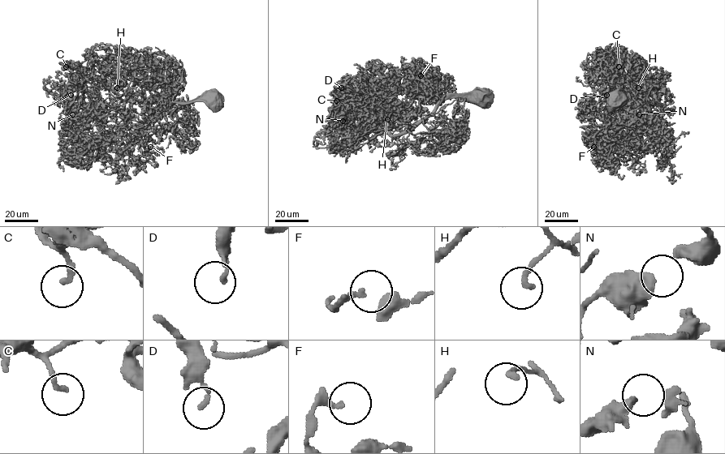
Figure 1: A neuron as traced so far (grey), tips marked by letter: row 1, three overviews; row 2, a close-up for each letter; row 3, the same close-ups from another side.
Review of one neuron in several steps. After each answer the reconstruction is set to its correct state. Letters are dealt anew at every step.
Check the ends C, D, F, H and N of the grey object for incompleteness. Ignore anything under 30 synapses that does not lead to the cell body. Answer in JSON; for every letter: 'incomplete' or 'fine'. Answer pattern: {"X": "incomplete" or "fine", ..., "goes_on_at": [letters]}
{"C": "fine", "D": "fine", "F": "fine", "H": "fine", "N": "fine", "goes_on_at": []}

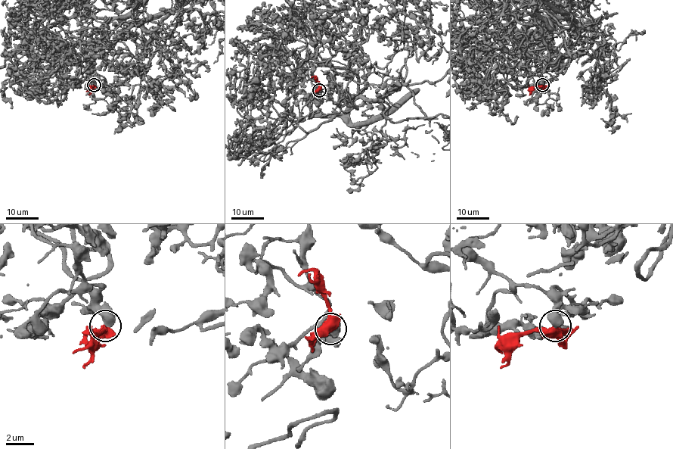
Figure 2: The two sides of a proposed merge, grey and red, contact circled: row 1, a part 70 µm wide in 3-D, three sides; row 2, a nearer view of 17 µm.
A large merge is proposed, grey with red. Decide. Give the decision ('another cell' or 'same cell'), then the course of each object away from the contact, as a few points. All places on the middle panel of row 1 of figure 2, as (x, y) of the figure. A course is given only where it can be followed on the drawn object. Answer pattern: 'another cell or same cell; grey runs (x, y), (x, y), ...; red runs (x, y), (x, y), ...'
another cell; grey runs (319, 90), (316, 50), (321, 63), (357, 78), (349, 120), (372, 123); red runs (319, 90), (317, 79), (311, 77)

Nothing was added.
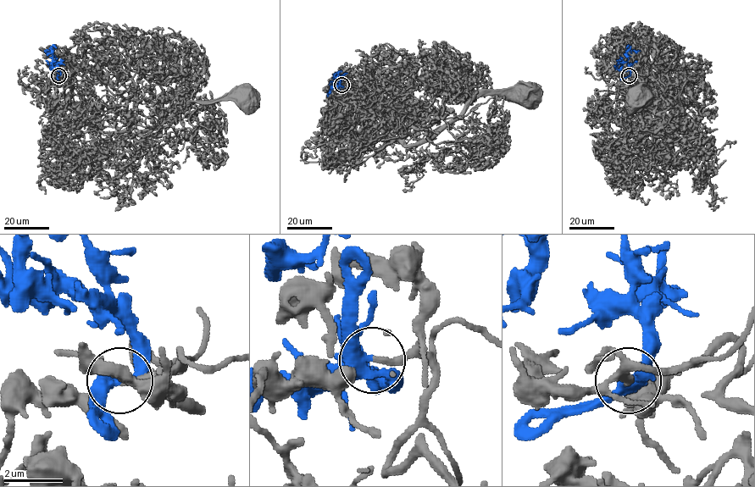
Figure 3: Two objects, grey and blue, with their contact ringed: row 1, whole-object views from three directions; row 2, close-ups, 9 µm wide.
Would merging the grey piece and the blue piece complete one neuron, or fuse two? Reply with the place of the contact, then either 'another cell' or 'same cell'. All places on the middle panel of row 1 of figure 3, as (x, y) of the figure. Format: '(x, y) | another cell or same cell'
(341, 85) | same cell

